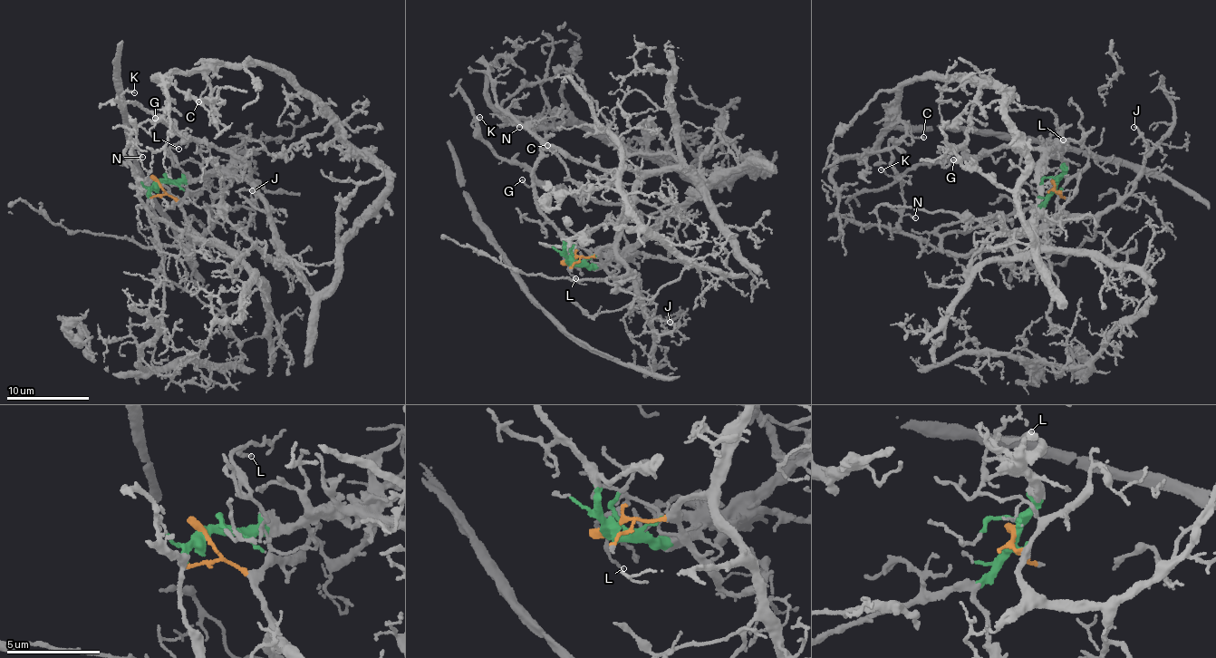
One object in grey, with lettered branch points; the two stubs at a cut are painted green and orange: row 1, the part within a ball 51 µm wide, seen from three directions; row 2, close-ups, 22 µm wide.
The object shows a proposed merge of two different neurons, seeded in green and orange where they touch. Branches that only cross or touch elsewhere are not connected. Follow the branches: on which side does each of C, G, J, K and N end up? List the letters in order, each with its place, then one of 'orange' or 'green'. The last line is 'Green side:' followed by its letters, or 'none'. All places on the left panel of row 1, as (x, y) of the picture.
C: at (198, 101); green
G: at (155, 118); green
J: at (252, 190); orange
K: at (134, 92); green
N: at (142, 157); orange
Green side: C, G, K

